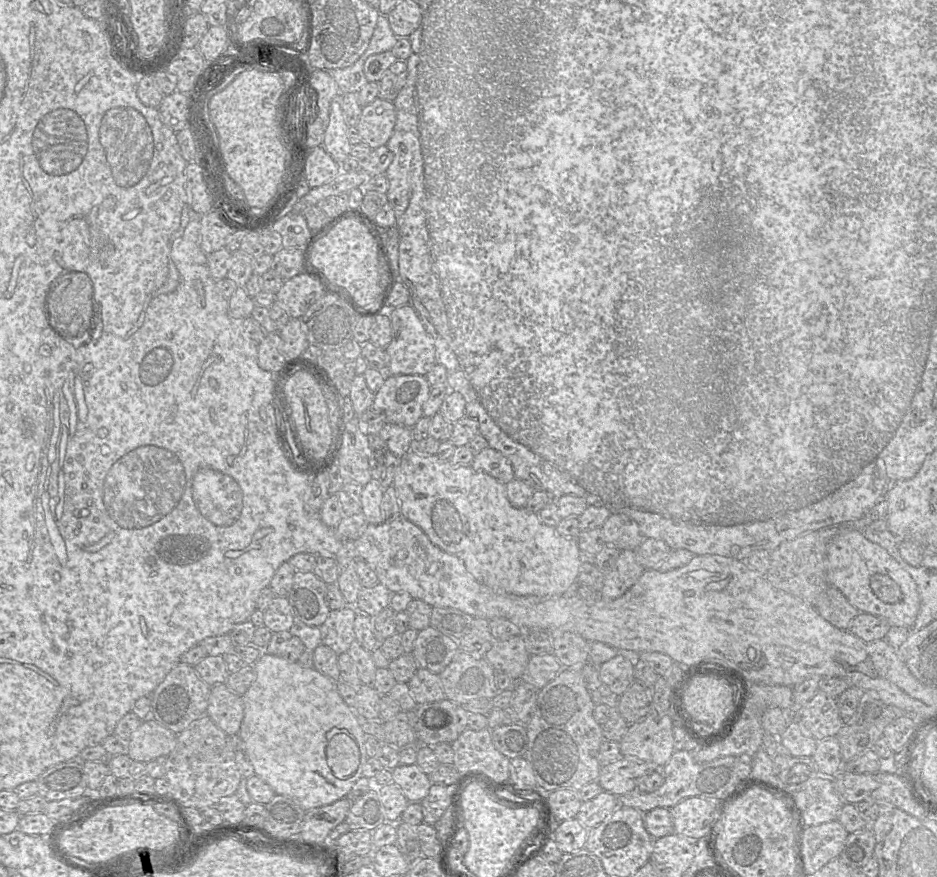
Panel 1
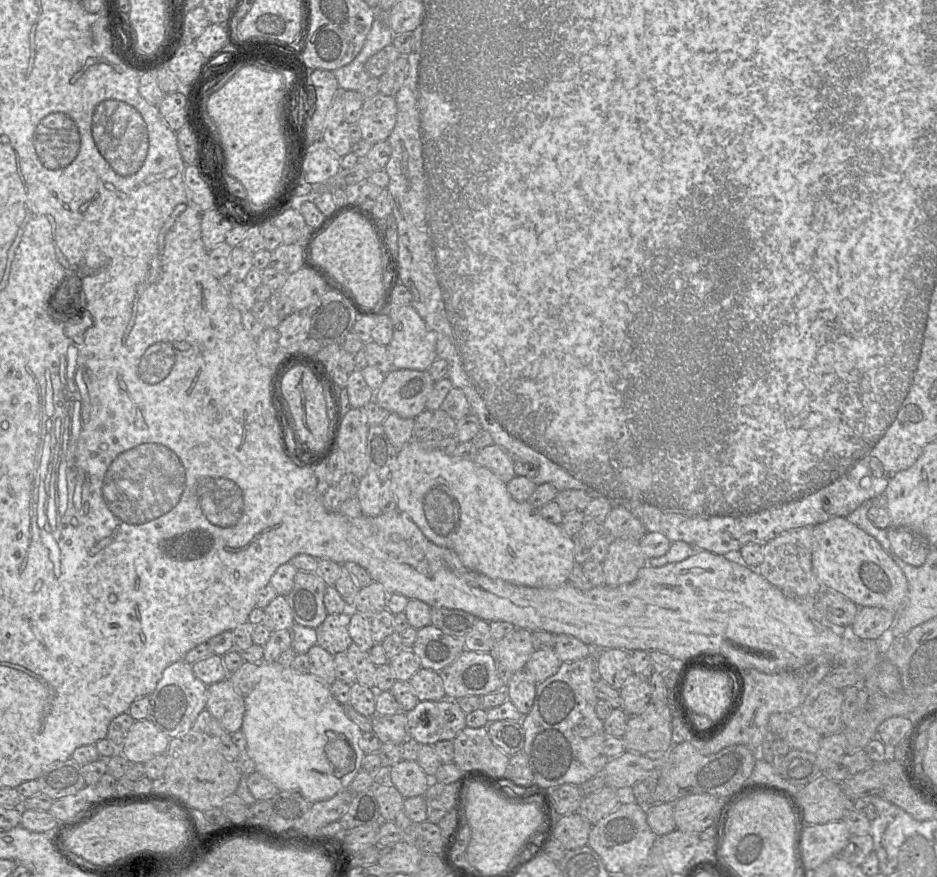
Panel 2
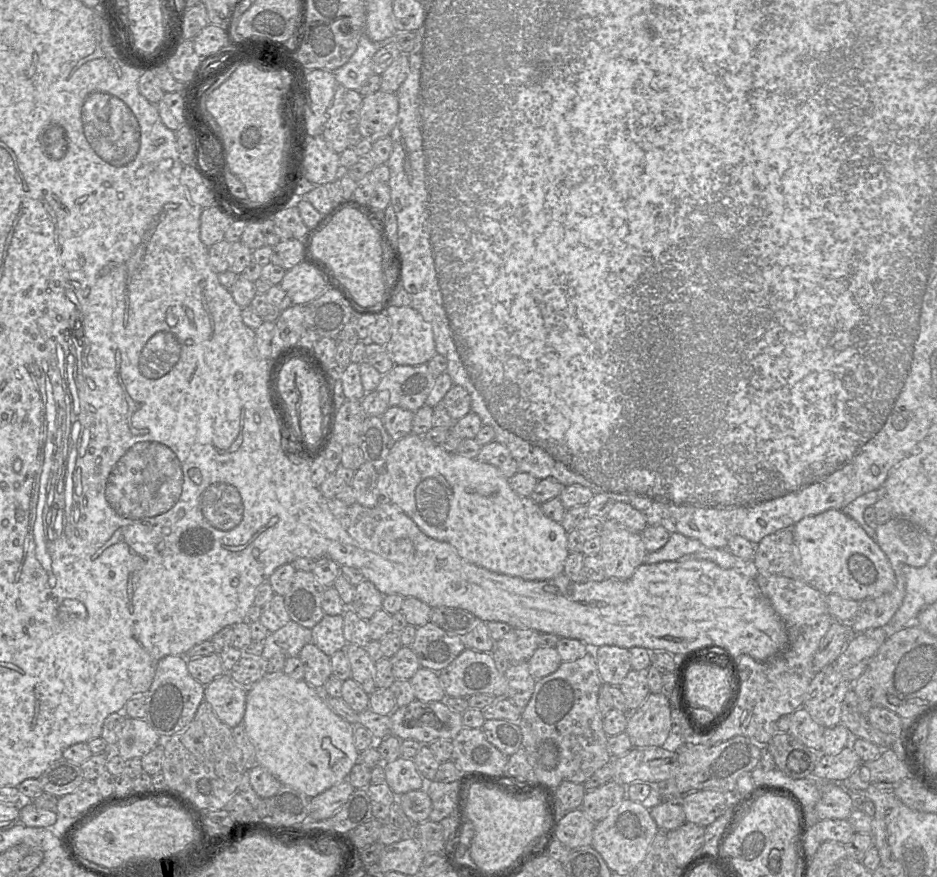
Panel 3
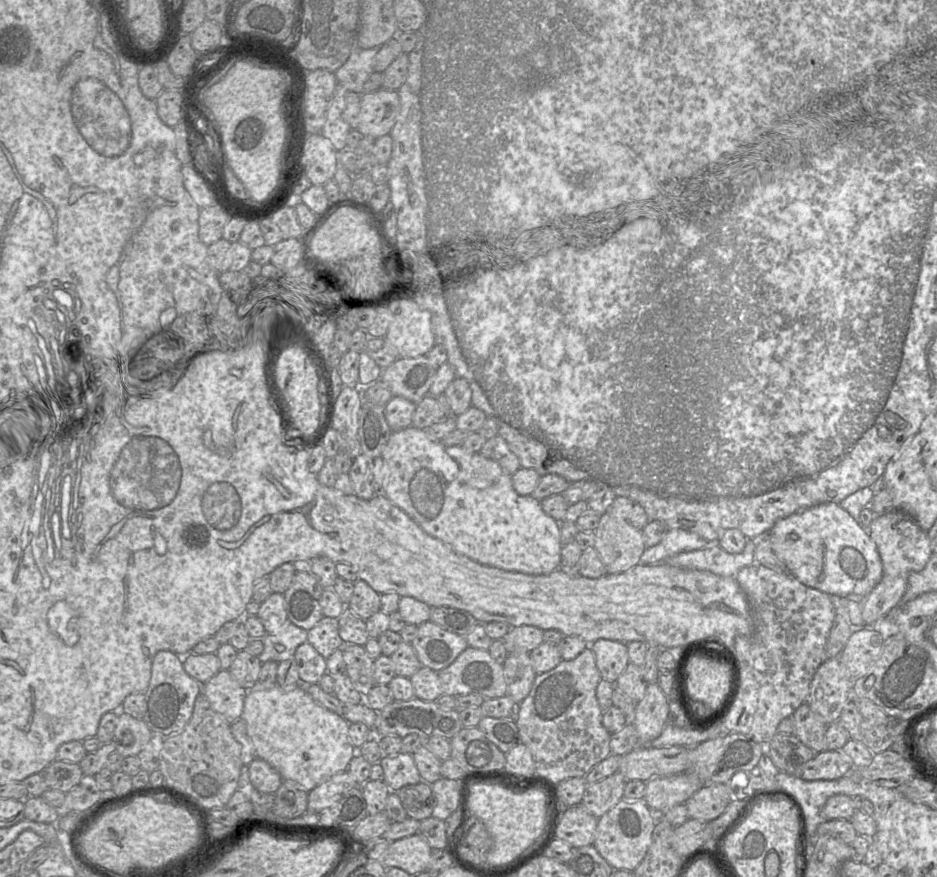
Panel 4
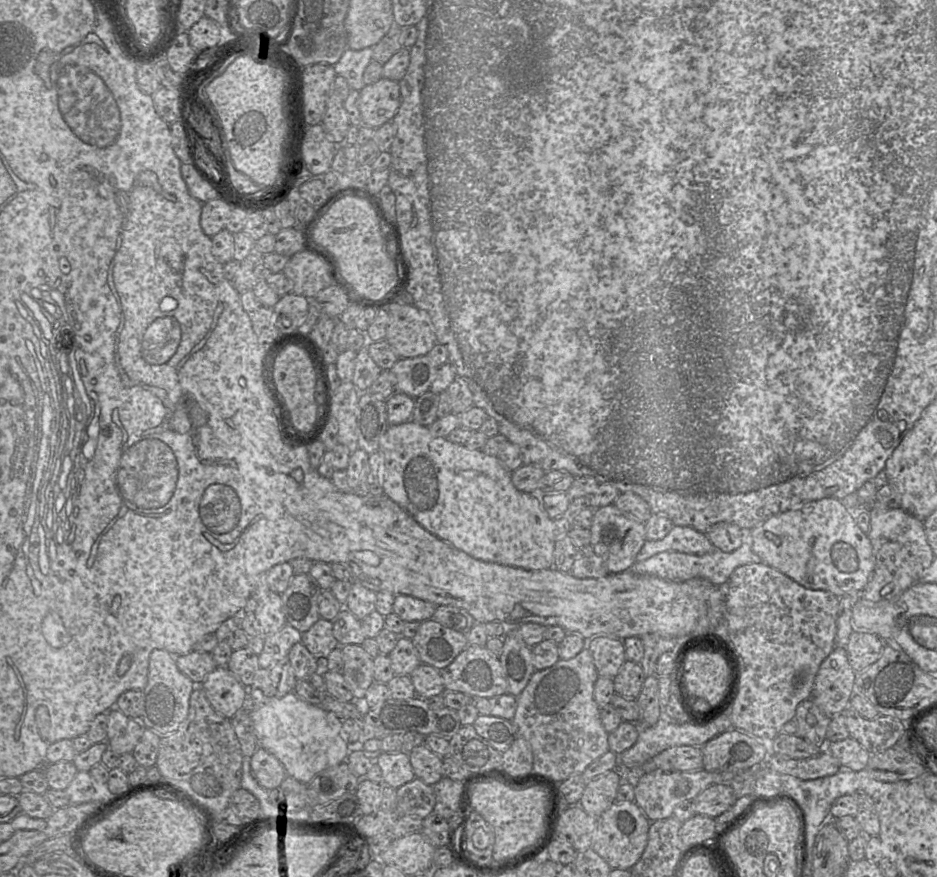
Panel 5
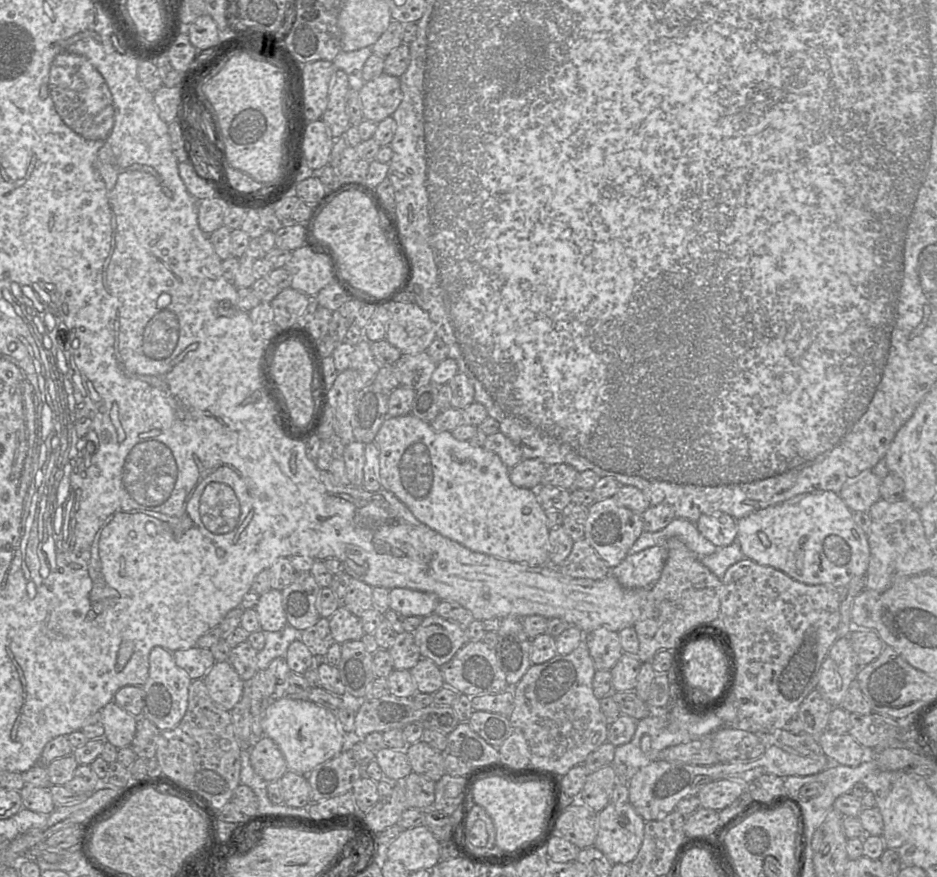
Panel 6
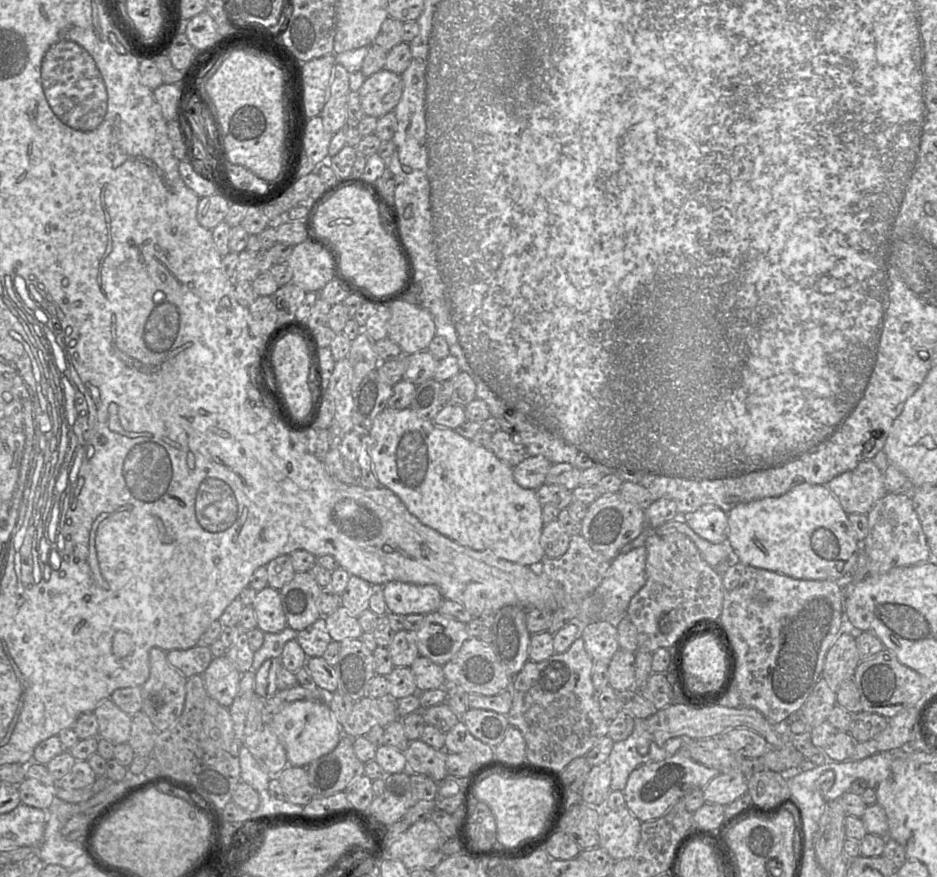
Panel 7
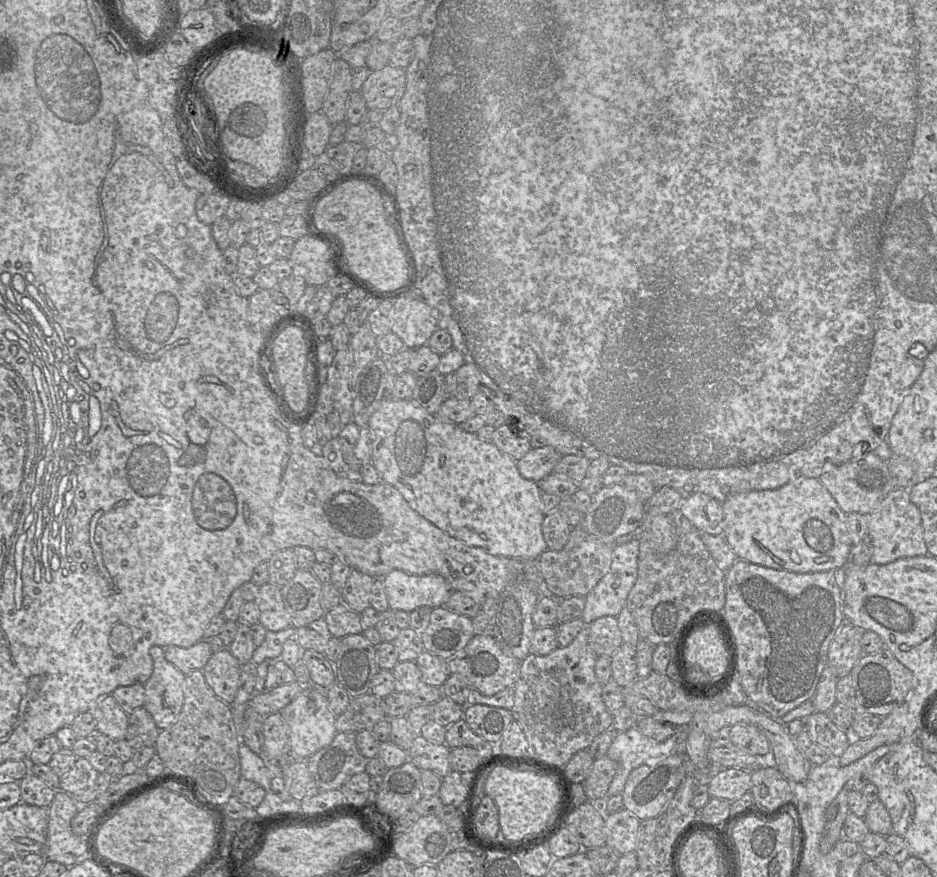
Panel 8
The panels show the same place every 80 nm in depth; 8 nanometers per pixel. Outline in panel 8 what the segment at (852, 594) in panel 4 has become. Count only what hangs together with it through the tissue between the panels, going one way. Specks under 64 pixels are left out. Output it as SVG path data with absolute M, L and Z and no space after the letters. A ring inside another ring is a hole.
M801 477L774 490L734 495L722 503L723 536L739 559L778 570L821 572L844 567L853 544L846 514L817 478Z

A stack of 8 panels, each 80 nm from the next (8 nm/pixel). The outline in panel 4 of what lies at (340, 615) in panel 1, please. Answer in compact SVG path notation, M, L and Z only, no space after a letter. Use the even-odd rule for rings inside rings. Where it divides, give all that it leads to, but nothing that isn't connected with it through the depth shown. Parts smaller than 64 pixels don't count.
M323 616L307 633L307 642L325 659L345 645L339 635L338 618Z

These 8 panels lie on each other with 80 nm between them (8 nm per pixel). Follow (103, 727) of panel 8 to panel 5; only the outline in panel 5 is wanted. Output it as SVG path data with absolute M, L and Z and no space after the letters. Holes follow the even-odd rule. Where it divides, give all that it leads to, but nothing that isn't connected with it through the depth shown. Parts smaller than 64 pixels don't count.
M118 708L107 711L107 744L117 755L132 753L140 741L145 727L142 723L126 716Z

